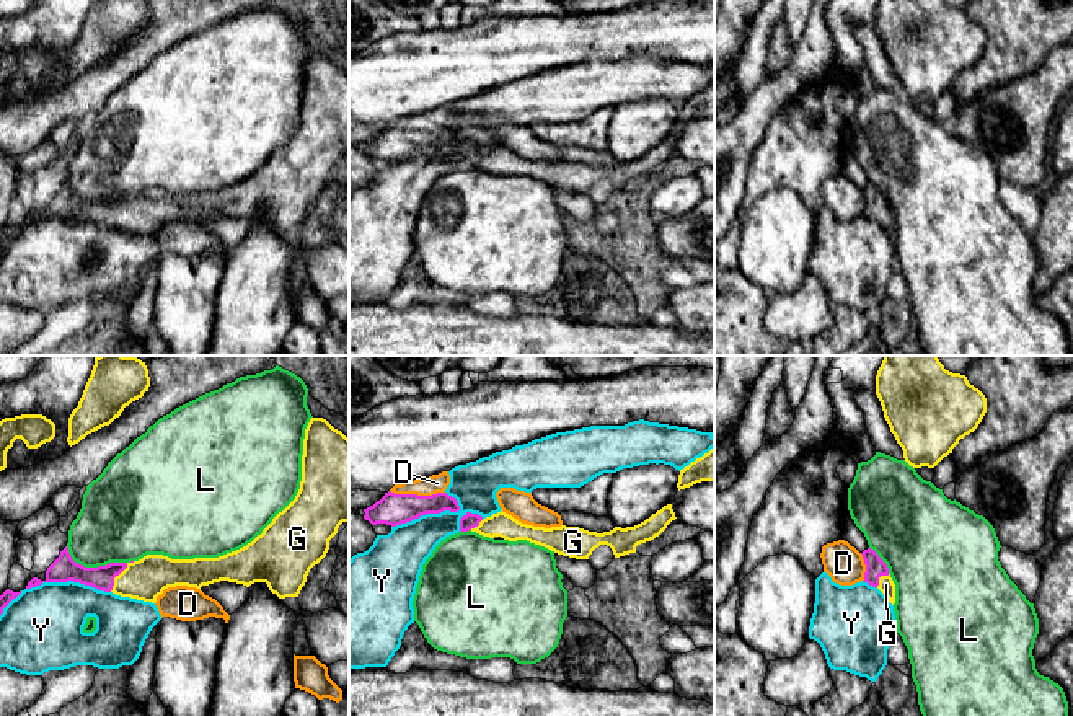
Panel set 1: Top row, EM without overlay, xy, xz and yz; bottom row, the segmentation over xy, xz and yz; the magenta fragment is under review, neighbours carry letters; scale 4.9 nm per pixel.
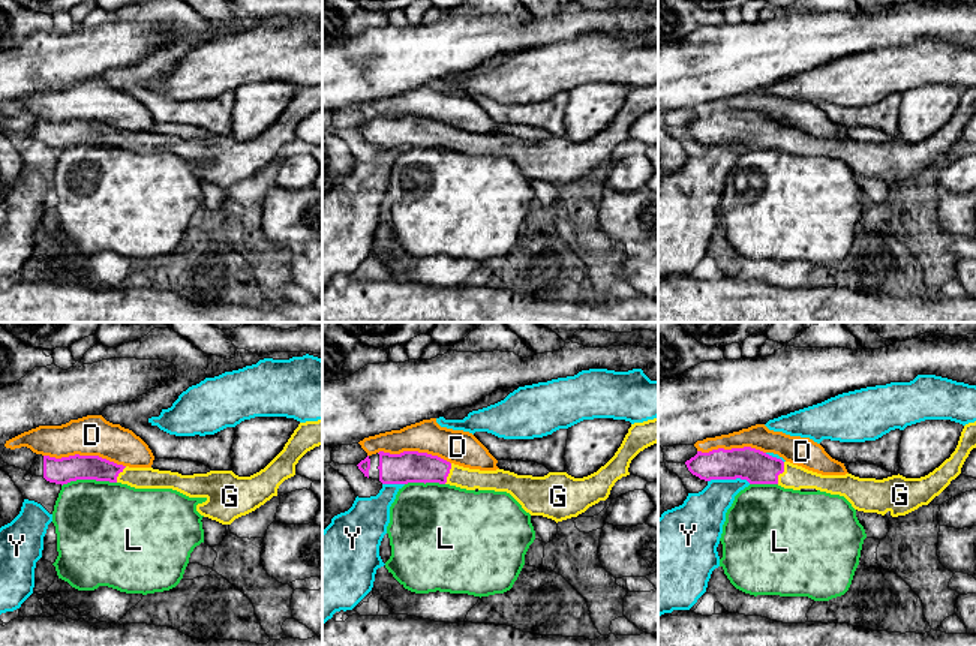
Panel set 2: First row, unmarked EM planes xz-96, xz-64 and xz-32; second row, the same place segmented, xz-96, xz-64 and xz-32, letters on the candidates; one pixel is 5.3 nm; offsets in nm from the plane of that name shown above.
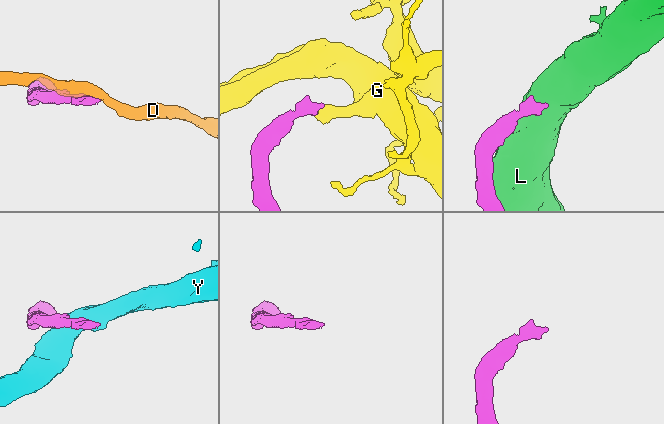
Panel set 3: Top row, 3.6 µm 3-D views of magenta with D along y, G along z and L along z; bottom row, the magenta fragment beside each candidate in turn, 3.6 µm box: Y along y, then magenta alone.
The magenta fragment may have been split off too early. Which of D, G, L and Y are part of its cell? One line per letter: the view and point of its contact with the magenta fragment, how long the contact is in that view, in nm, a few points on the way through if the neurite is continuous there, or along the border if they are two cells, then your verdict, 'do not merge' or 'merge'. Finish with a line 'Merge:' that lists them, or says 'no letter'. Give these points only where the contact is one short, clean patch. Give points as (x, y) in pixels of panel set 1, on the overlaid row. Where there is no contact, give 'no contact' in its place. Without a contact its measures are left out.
D: contact xz (416, 495); length 280 nm; do not merge
G: contact xy (114, 576); length 170 nm; way xy (101, 578), (114, 576), (145, 579); merge
L: contact xy (93, 568); length 320 nm; border xy (66, 547), (69, 555), (85, 566), (126, 563); do not merge
Y: contact xz (426, 512); length 360 nm; do not merge
Merge: G

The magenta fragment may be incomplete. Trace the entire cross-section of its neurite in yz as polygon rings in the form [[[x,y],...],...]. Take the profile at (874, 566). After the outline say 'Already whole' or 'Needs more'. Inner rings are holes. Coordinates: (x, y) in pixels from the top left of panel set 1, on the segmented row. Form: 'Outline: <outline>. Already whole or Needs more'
Outline: [[[871,548],[864,550],[861,555],[866,564],[864,582],[868,582],[872,587],[877,587],[894,605],[895,603],[895,584],[889,574],[887,564]]]. Needs more

